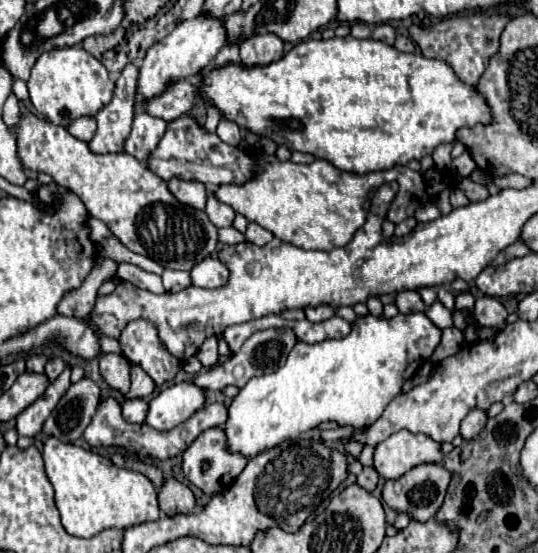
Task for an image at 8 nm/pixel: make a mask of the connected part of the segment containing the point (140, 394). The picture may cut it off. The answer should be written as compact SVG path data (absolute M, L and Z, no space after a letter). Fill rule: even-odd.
M137 366L131 368L131 390L127 392L127 400L133 400L133 398L149 398L155 390L155 384L153 380Z

